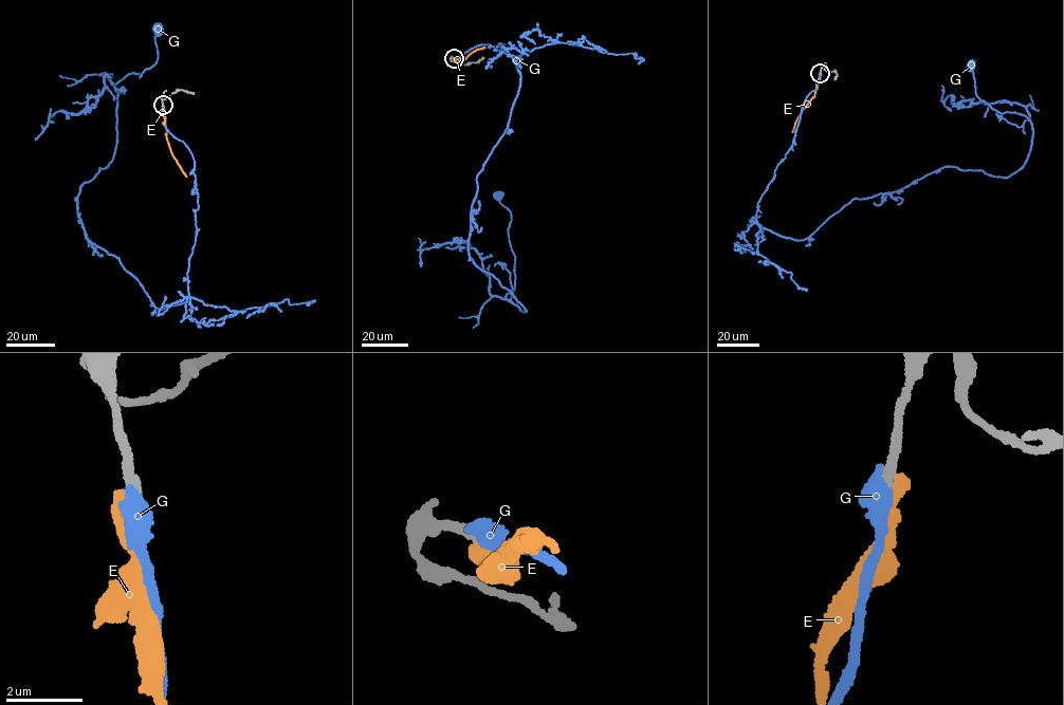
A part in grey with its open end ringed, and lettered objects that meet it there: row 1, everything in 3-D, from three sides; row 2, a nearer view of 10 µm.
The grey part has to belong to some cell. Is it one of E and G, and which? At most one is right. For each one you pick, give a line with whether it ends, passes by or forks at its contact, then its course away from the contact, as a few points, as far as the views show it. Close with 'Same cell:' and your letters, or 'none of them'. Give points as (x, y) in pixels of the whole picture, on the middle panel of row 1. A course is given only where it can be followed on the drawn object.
G: it ends there; it runs (454, 58), (500, 43), (520, 77), (477, 177), (468, 249), (524, 312), (510, 299), (511, 219), (497, 196)
Same cell: G

